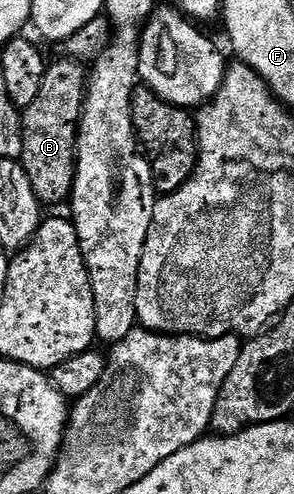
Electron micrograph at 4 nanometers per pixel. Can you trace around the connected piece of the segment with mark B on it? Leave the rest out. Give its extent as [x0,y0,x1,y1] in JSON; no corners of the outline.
[20,60,88,207]

